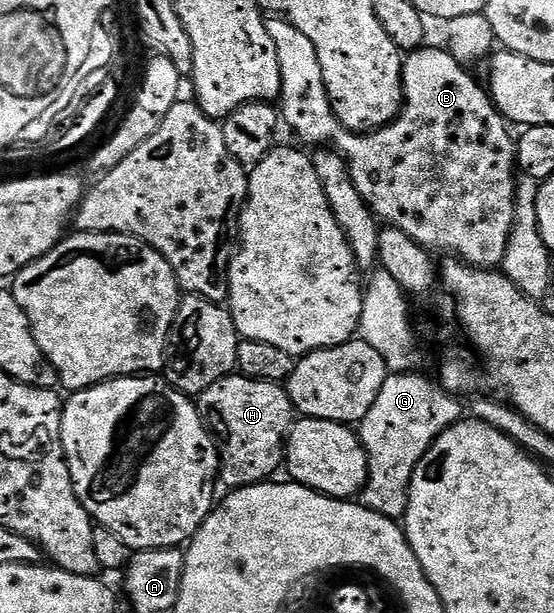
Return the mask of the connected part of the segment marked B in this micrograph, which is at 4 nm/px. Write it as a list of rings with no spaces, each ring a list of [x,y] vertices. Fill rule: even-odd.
[[[271,16],[266,19],[267,31],[273,39],[273,44],[277,48],[277,64],[281,64],[281,92],[277,99],[277,109],[281,115],[281,122],[284,127],[288,126],[307,148],[330,148],[344,158],[347,162],[349,172],[353,176],[353,184],[357,184],[357,192],[369,204],[369,208],[375,213],[380,223],[388,226],[395,226],[405,236],[417,240],[417,244],[428,252],[436,255],[447,254],[448,259],[458,260],[468,266],[476,268],[499,268],[503,265],[503,257],[506,254],[506,245],[509,244],[510,232],[514,224],[514,202],[515,184],[517,177],[517,142],[507,129],[509,123],[500,114],[497,107],[491,102],[490,93],[482,85],[475,83],[475,78],[471,75],[472,71],[466,66],[462,66],[453,58],[446,48],[440,50],[427,50],[420,48],[412,50],[403,60],[403,108],[390,124],[383,129],[374,131],[370,134],[355,134],[351,130],[346,130],[335,118],[335,113],[331,110],[331,103],[327,101],[327,89],[325,80],[321,76],[321,60],[317,60],[317,48],[305,37],[303,33],[293,28],[285,18]]]

